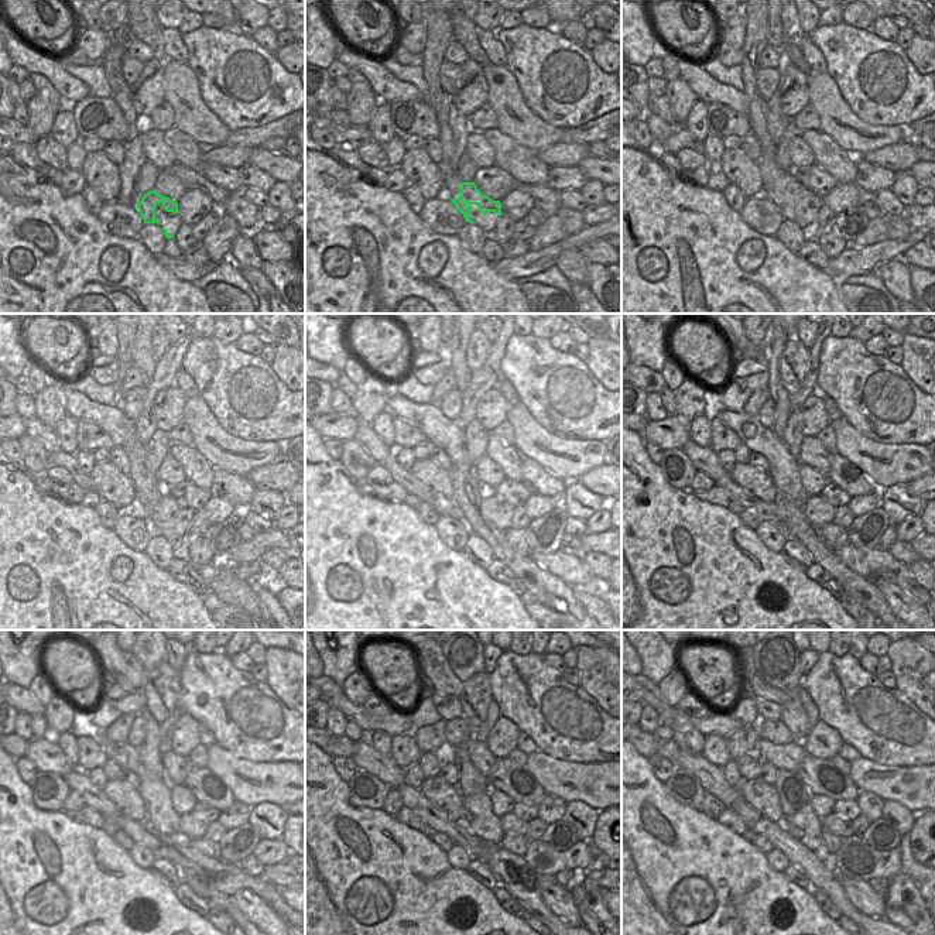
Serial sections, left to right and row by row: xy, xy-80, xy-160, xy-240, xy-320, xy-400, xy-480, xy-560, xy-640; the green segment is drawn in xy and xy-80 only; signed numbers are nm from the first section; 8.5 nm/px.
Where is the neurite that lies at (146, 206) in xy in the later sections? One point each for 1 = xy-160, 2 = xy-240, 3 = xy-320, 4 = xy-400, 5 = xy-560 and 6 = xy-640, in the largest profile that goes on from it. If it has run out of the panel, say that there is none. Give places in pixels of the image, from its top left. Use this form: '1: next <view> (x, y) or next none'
1: next xy-160 (794, 194)
2: next xy-240 (168, 510)
3: next xy-320 (495, 509)
4: next xy-400 (818, 511)
5: next xy-560 (510, 822)
6: next xy-640 (842, 826)

